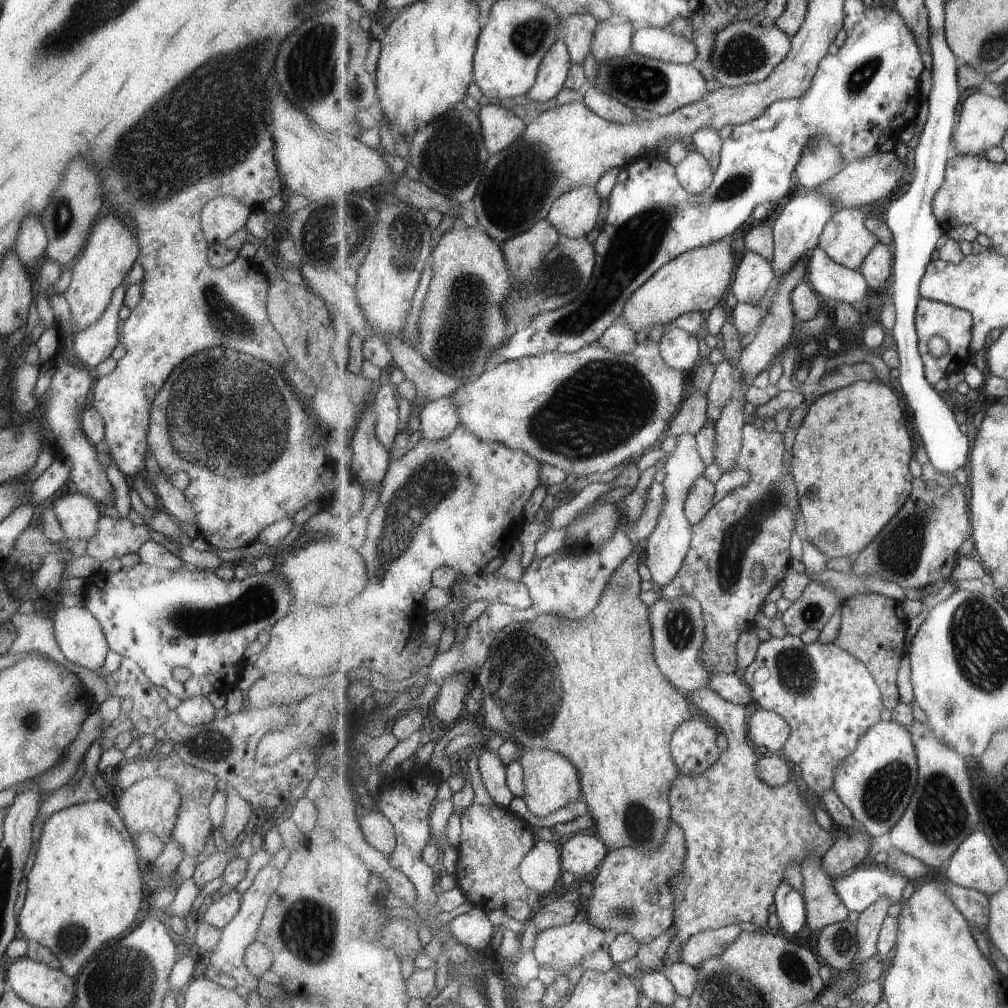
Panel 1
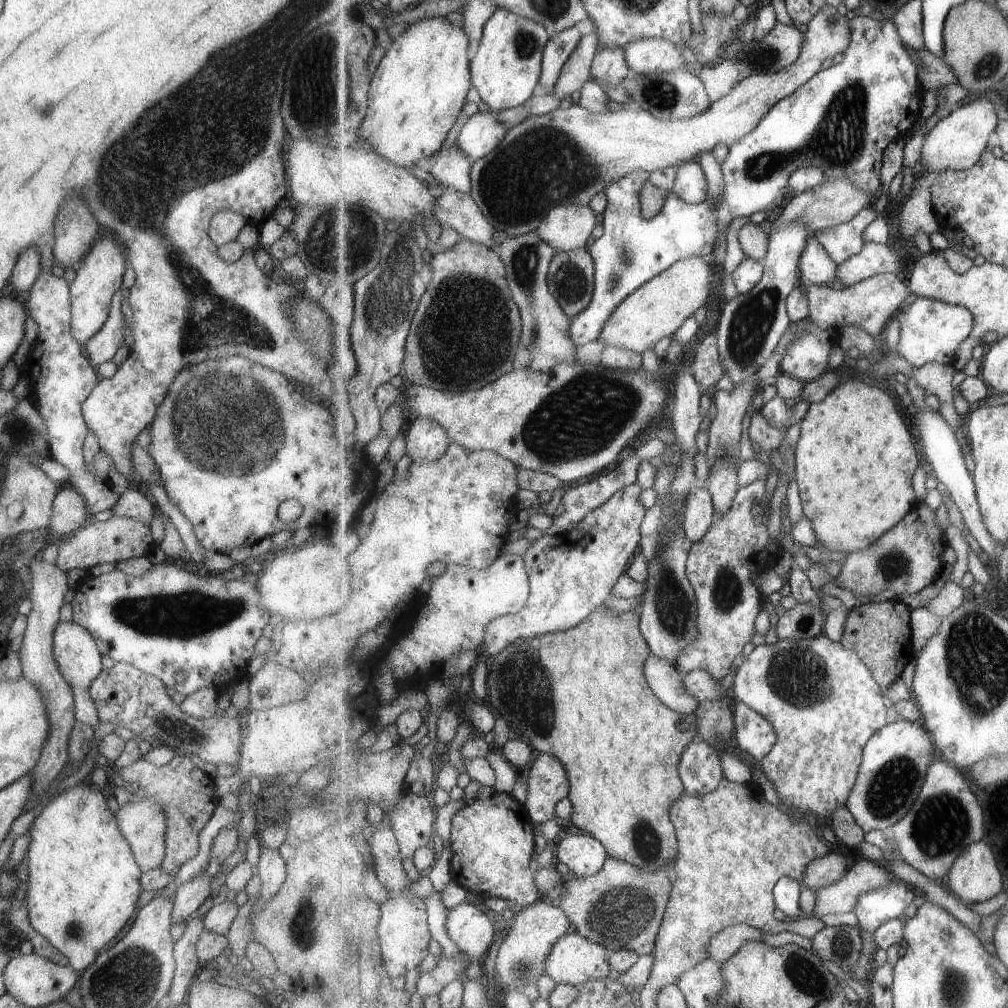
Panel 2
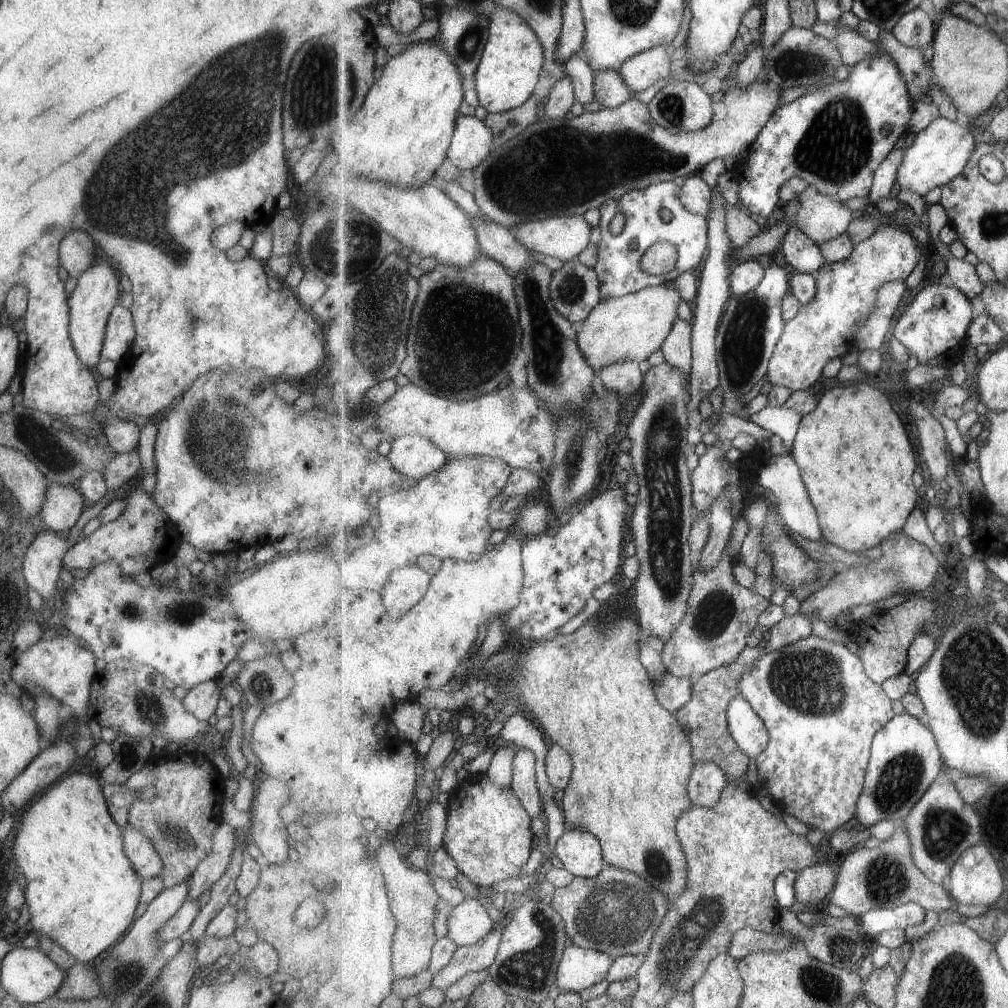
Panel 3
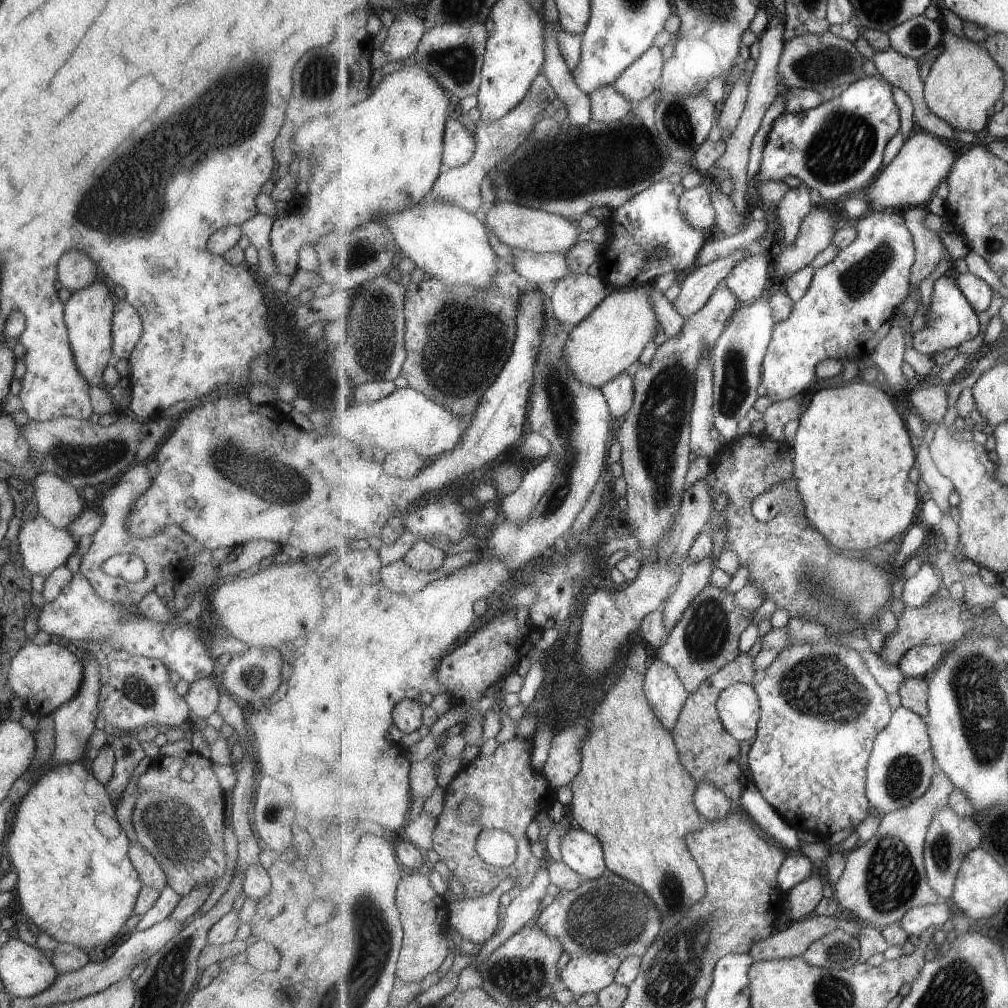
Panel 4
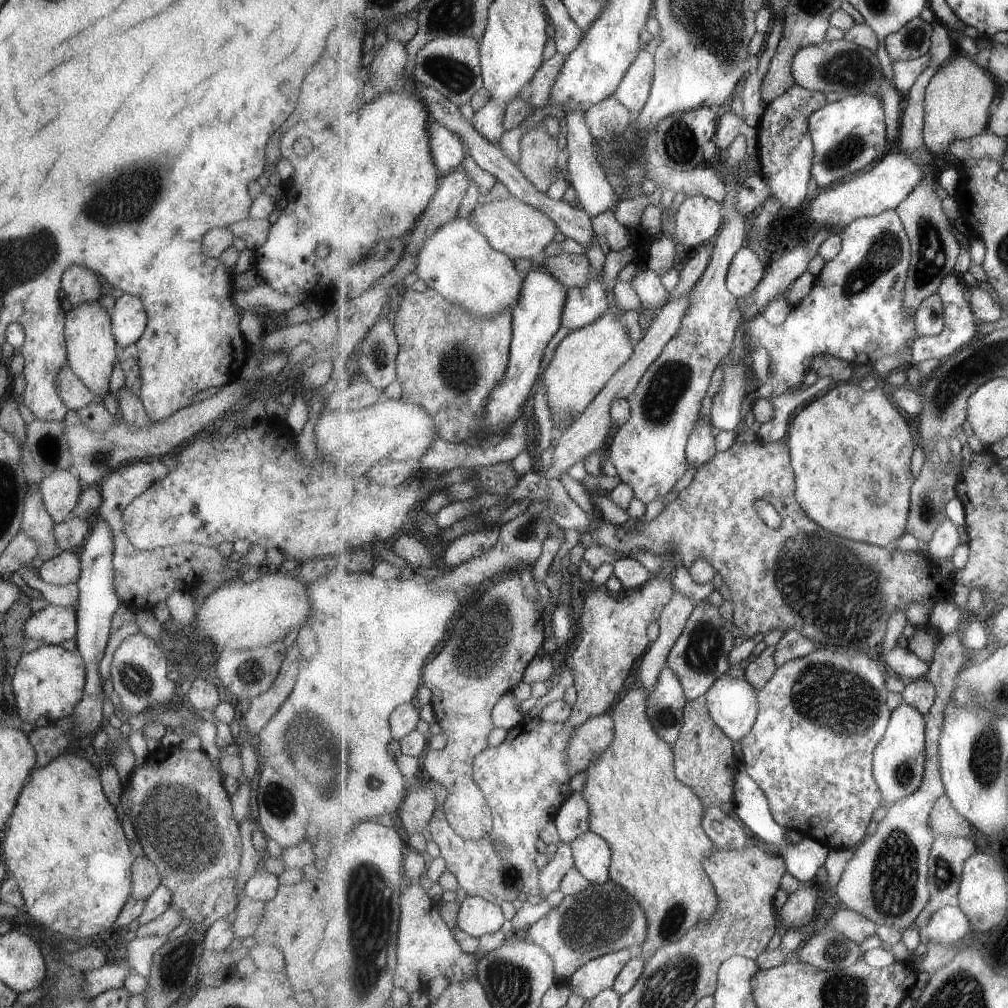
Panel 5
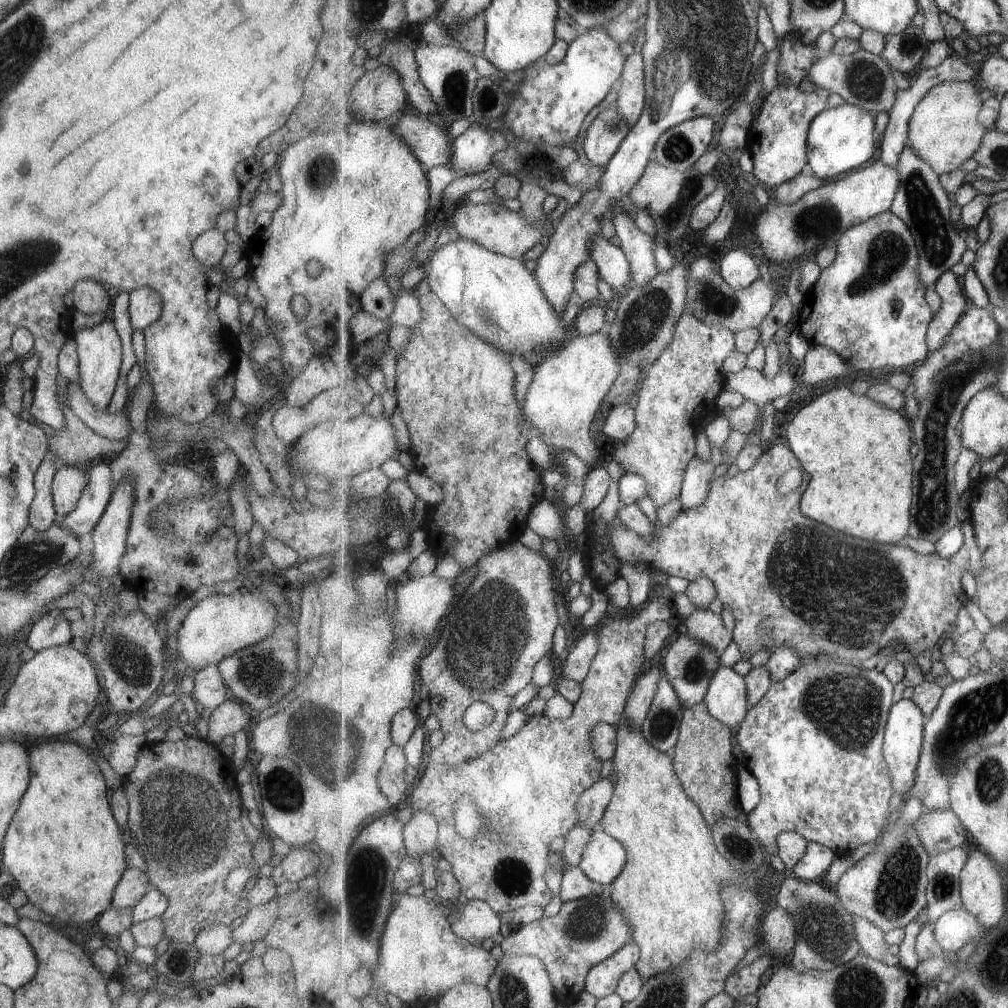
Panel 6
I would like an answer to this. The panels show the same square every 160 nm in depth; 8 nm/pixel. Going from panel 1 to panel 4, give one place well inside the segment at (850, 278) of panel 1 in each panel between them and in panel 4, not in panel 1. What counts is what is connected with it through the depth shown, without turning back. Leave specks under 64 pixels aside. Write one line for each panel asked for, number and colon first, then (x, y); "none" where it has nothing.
2: (816, 266)
3: (800, 251)
4: (792, 209)

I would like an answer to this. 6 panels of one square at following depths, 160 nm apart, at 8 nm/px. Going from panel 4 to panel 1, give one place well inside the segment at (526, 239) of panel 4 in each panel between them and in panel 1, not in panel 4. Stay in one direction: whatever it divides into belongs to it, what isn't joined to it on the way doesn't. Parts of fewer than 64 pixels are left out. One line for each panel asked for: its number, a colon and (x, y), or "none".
1: (575, 213)
2: (568, 228)
3: (563, 237)

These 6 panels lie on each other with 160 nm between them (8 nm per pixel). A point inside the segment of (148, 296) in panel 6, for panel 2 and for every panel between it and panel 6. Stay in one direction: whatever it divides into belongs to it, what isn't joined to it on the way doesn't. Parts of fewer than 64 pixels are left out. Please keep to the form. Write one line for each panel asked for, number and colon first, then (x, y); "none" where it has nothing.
2: (100, 348)
3: (119, 332)
4: (126, 327)
5: (128, 318)

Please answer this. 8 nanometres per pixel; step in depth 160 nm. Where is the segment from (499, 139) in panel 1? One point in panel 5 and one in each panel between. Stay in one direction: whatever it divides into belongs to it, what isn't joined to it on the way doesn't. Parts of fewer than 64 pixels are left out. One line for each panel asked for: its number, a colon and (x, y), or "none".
2: (482, 133)
3: (471, 144)
4: (460, 145)
5: (448, 148)

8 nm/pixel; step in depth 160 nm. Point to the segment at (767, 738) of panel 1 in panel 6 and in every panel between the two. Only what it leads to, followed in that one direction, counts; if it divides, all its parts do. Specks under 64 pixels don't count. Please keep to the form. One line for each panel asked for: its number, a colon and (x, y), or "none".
2: (755, 734)
3: (748, 728)
4: (739, 705)
5: (733, 701)
6: (727, 698)

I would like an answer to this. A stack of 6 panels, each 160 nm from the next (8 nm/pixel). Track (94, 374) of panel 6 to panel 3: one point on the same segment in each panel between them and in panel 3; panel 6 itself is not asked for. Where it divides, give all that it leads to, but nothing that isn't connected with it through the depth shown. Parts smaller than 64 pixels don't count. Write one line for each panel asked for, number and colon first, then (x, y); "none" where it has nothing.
3: (96, 292)
4: (87, 313)
5: (91, 351)

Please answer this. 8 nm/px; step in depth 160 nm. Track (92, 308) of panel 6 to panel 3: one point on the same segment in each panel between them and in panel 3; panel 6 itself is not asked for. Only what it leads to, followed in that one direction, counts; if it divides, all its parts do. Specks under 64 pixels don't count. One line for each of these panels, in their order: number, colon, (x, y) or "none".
3: (76, 252)
4: (75, 270)
5: (80, 285)

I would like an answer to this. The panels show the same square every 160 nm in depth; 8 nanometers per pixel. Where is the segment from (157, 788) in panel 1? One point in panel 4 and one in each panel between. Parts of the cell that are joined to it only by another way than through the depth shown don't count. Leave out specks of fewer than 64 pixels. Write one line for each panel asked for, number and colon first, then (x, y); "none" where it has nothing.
2: (142, 825)
3: (137, 847)
4: (149, 872)

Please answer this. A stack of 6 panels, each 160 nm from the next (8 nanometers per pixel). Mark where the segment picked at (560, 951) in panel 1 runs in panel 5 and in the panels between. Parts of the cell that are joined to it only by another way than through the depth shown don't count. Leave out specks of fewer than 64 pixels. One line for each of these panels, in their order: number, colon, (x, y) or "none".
2: (575, 960)
3: (579, 968)
4: (591, 973)
5: (599, 974)

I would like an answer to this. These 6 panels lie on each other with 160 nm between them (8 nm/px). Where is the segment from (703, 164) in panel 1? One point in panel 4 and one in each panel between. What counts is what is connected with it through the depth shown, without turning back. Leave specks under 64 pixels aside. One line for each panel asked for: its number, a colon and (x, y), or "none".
2: (691, 185)
3: (696, 195)
4: (696, 204)

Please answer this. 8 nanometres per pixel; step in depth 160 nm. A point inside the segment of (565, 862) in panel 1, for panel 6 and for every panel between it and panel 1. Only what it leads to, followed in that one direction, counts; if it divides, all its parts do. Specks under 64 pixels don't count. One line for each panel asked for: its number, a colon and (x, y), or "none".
2: (584, 854)
3: (581, 851)
4: (581, 850)
5: (593, 854)
6: (605, 857)

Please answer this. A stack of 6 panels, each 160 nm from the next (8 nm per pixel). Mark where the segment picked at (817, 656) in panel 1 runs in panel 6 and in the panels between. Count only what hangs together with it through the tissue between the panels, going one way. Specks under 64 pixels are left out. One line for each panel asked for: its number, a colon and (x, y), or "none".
2: (823, 700)
3: (822, 710)
4: (822, 710)
5: (811, 750)
6: (815, 741)

